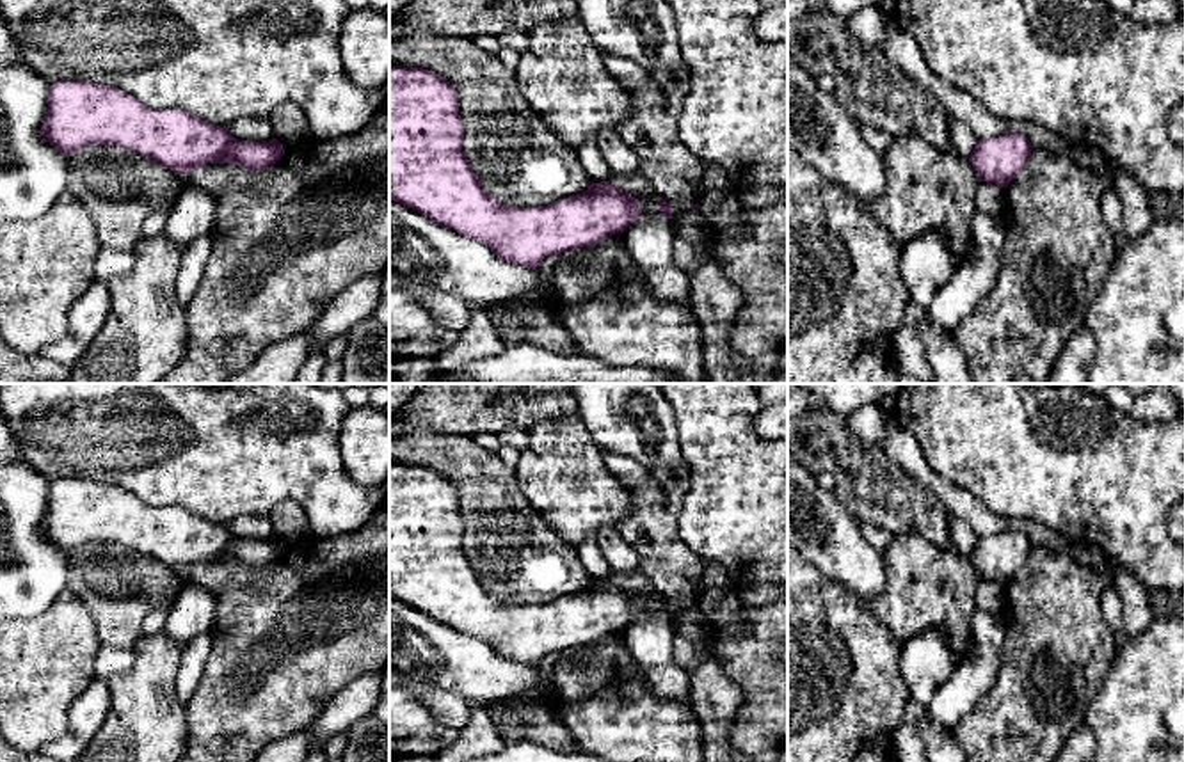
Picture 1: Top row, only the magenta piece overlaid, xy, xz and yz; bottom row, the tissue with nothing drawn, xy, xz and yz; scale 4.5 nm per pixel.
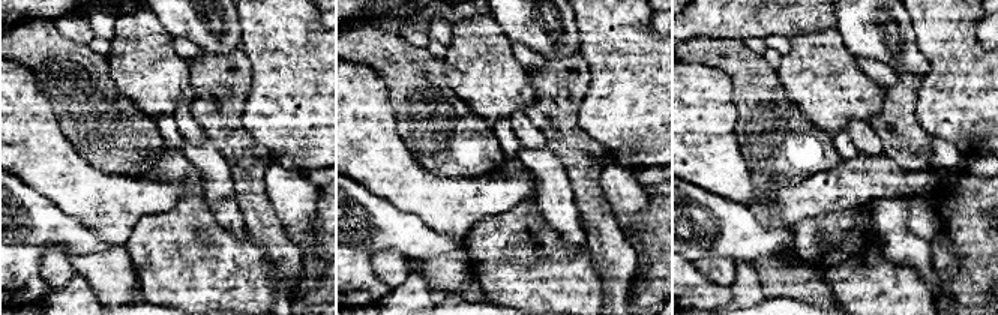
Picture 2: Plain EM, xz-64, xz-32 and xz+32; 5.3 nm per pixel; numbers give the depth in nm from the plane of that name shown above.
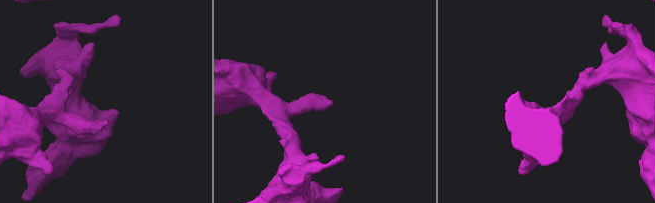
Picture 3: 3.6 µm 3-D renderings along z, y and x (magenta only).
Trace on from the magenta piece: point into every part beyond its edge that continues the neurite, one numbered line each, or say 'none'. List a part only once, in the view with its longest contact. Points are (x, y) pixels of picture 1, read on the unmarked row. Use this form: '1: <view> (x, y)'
none

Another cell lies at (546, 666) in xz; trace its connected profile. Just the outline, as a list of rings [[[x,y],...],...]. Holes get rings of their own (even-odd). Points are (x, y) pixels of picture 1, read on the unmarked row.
[[[592,643],[588,645],[578,645],[574,648],[567,648],[567,650],[562,650],[562,652],[551,652],[551,654],[546,654],[539,666],[537,666],[537,675],[539,675],[539,689],[546,695],[548,700],[553,698],[555,695],[555,689],[553,689],[553,671],[555,671],[555,666],[556,663],[564,657],[564,655],[576,655],[576,657],[585,657],[585,655],[590,655],[592,654]]]

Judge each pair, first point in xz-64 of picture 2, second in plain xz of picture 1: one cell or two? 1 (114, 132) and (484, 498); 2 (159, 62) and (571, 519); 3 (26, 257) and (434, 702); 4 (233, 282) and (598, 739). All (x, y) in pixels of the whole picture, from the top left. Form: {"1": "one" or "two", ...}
{"1": "one", "2": "one", "3": "two", "4": "one"}

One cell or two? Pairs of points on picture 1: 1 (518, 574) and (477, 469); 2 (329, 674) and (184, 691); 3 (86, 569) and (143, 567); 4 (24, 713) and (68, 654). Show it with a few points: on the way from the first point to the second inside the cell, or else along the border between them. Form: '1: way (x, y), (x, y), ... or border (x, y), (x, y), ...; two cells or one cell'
1: way (518, 547), (489, 496); one cell
2: border (210, 652), (201, 679), (185, 702); two cells
3: way (100, 569), (128, 569); one cell
4: way (25, 698), (54, 668); one cell

